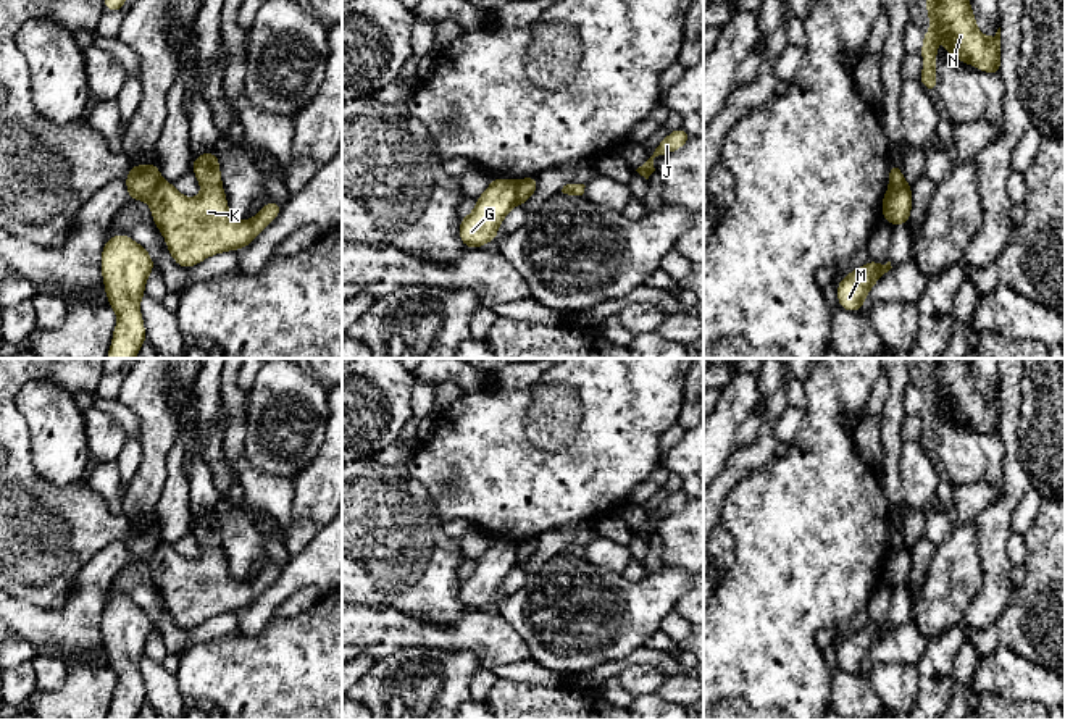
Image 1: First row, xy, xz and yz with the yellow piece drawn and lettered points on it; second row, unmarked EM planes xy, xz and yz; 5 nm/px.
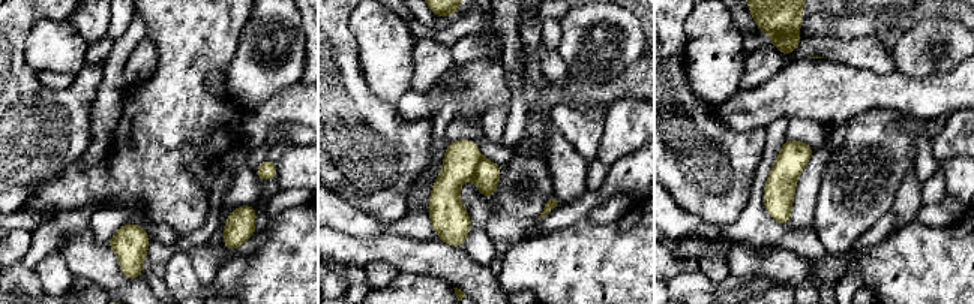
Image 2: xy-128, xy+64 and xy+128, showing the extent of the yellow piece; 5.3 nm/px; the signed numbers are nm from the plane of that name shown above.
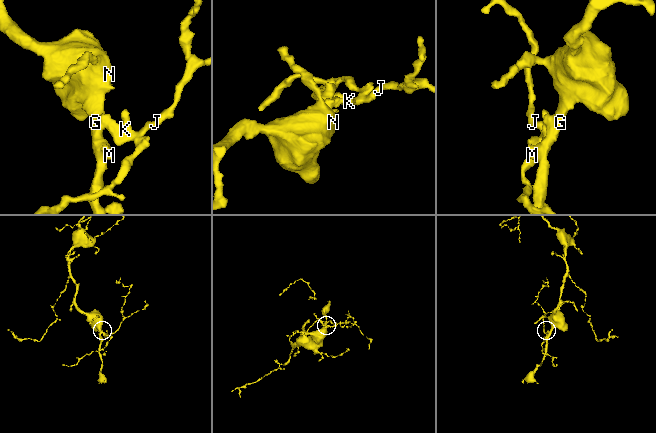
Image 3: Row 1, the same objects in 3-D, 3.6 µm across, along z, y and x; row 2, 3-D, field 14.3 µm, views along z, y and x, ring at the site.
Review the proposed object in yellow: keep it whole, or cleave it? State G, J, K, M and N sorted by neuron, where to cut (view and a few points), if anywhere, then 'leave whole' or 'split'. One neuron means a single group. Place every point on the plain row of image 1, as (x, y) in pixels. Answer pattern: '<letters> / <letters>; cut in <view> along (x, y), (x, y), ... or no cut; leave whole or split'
G M N / J K; cut in xz along (515, 543), (517, 565); split

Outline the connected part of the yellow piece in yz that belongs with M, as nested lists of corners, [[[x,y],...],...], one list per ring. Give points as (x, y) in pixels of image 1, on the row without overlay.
[[[871,620],[863,630],[854,630],[847,639],[837,644],[839,668],[857,675],[862,670],[871,647],[891,630],[891,623],[878,626]]]

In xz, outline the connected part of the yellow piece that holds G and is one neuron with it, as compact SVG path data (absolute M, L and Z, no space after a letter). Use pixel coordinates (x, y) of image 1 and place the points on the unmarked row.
M494 539L482 557L476 560L471 576L460 581L460 602L468 610L479 610L497 601L497 591L507 575L516 567L516 542Z

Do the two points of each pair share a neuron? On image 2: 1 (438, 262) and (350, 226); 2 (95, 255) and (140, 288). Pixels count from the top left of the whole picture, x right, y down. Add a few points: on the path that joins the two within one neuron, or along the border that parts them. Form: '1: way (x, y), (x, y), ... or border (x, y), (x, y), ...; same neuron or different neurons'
1: border (338, 231), (359, 237), (384, 234); different neurons
2: way (104, 267), (128, 288); same neuron

